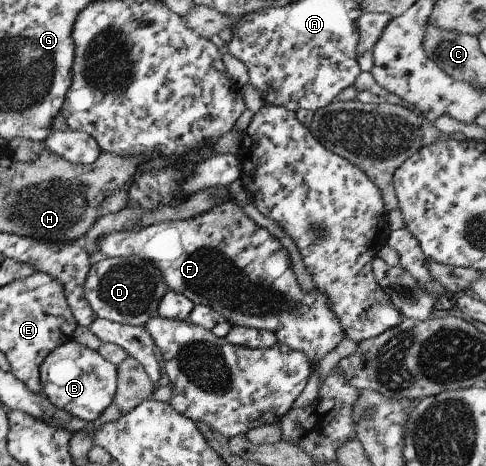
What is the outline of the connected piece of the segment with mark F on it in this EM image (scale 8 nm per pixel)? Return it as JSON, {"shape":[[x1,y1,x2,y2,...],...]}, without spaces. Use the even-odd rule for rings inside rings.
{"shape":[[227,201,213,209,182,220,162,221,146,228,135,228,126,232,113,231,99,237,97,247,108,258,137,255,154,263,163,271,169,291,183,293,194,305,201,304,214,308,223,320,232,326,267,329,278,336,278,343,295,351,303,351,311,361,318,363,329,351,333,351,345,338,342,323,329,307,329,299,316,289,307,293,295,277,291,267,290,252,276,238,266,234,250,216,235,202]]}

